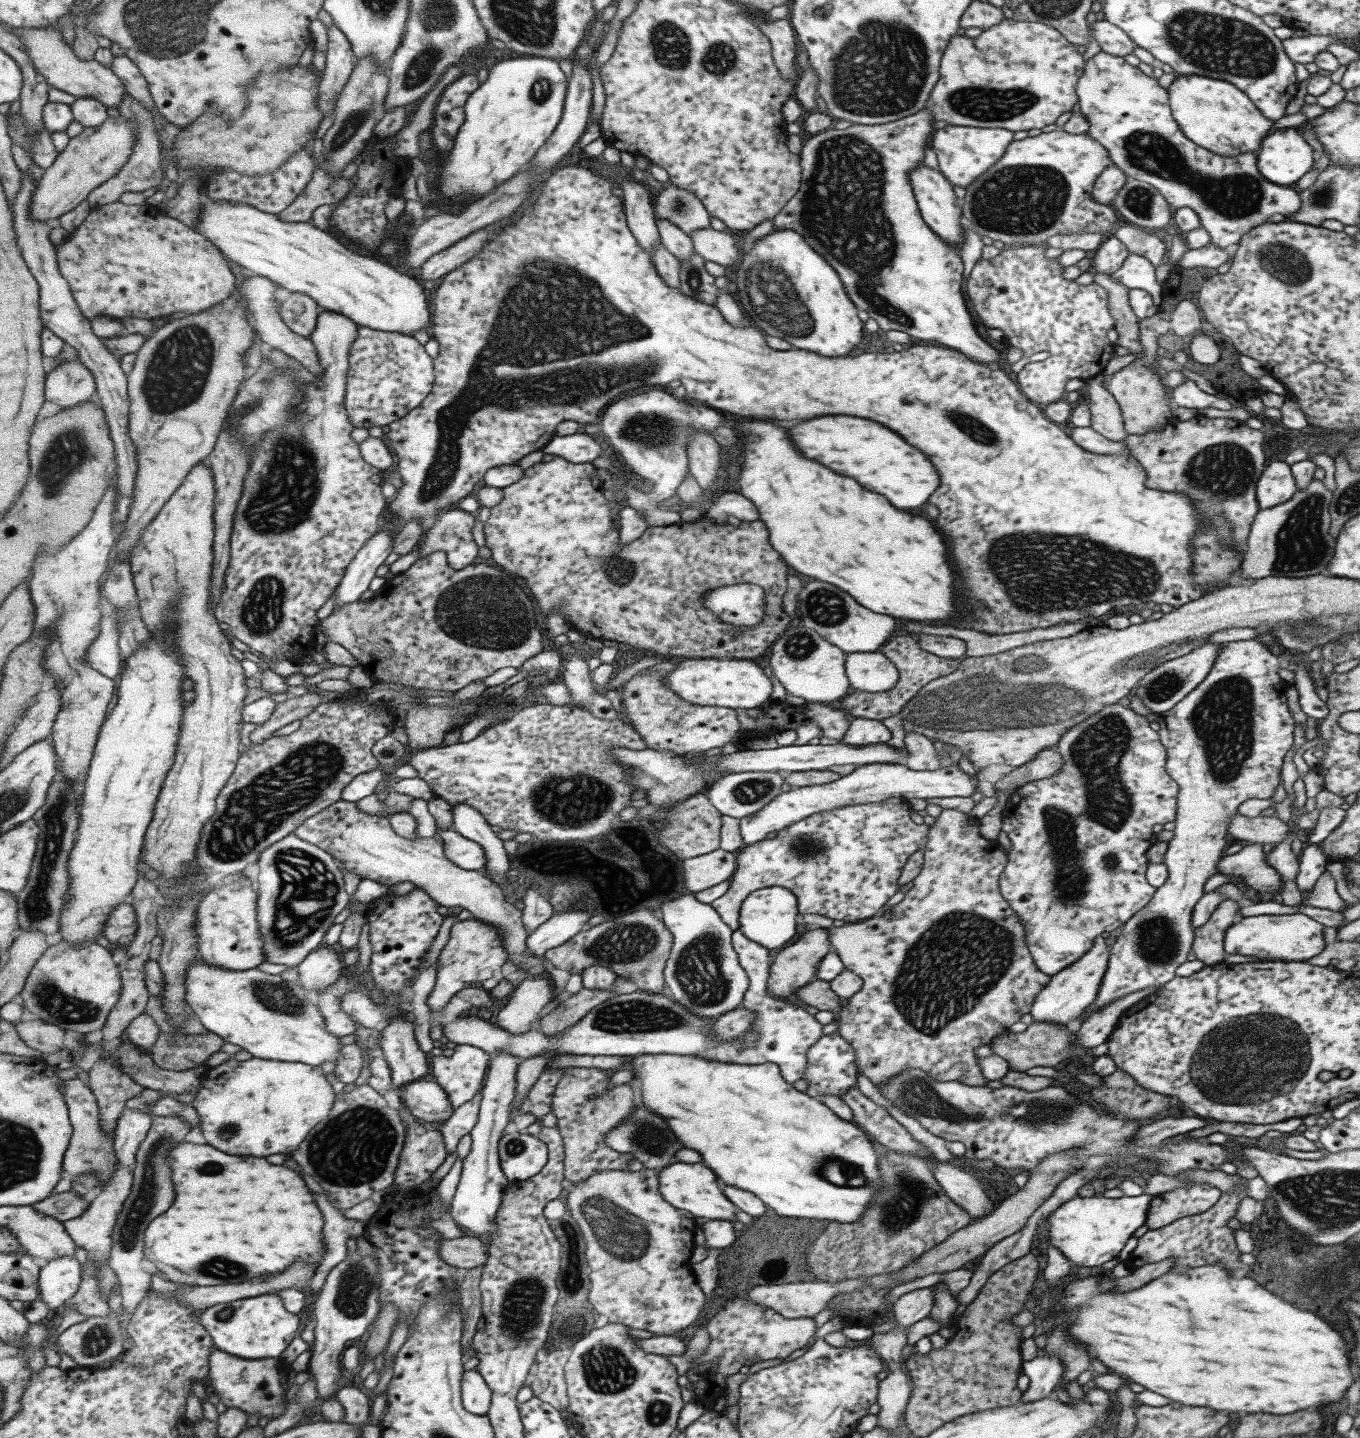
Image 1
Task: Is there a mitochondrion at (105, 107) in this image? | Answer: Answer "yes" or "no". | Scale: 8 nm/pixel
no

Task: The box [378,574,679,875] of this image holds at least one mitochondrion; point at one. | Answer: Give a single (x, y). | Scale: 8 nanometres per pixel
(562, 799)

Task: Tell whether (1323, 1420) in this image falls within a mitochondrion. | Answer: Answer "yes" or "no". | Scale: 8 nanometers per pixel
no

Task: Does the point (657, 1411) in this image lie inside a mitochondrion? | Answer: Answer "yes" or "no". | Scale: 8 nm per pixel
yes

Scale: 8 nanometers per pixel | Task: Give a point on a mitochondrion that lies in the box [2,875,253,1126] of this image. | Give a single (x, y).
(65, 1008)

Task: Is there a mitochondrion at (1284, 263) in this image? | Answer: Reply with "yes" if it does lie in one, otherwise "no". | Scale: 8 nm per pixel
yes

